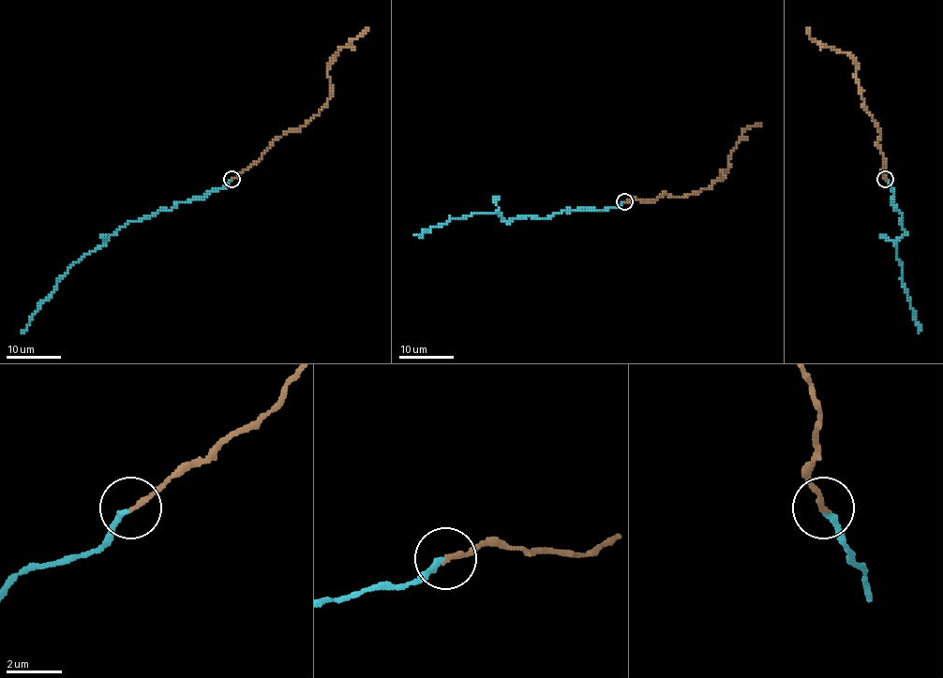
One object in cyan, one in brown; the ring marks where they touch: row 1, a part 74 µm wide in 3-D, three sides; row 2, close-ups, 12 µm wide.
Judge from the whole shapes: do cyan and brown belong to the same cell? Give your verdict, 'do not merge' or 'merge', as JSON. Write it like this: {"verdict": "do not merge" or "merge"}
{"verdict": "merge"}

